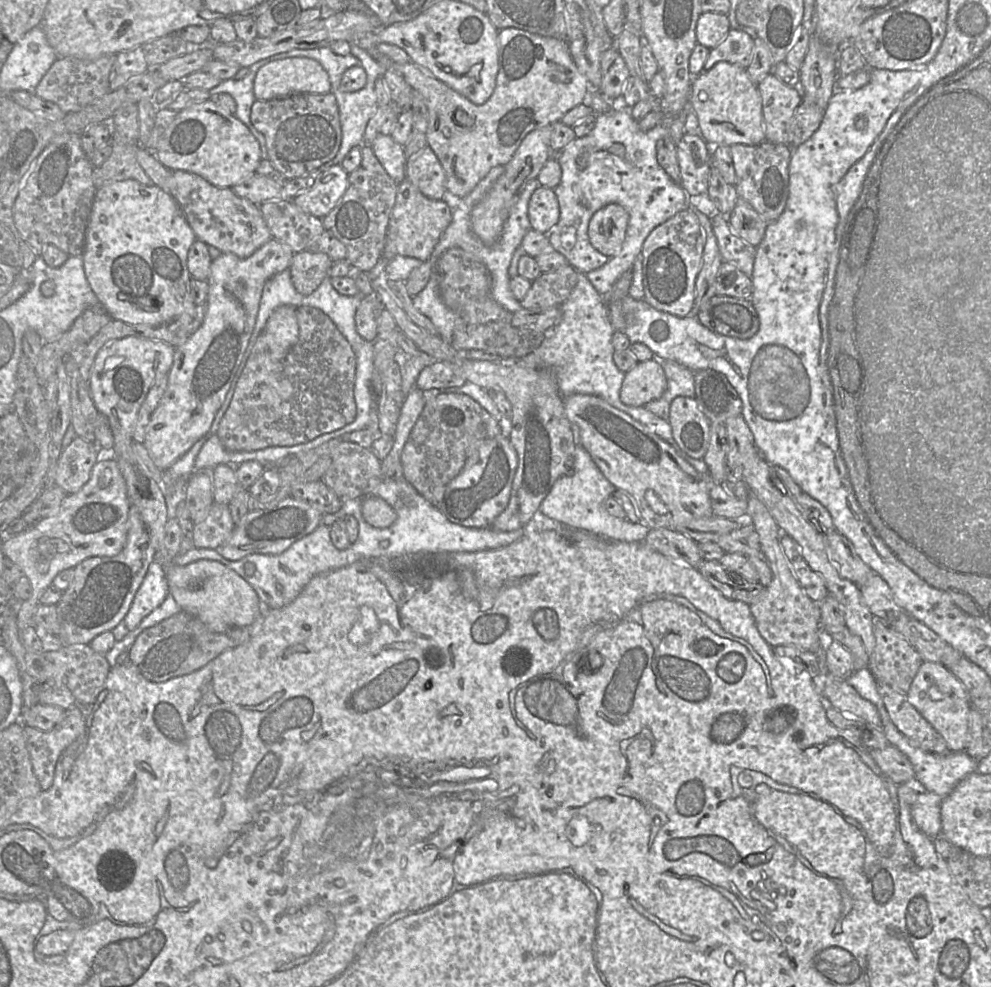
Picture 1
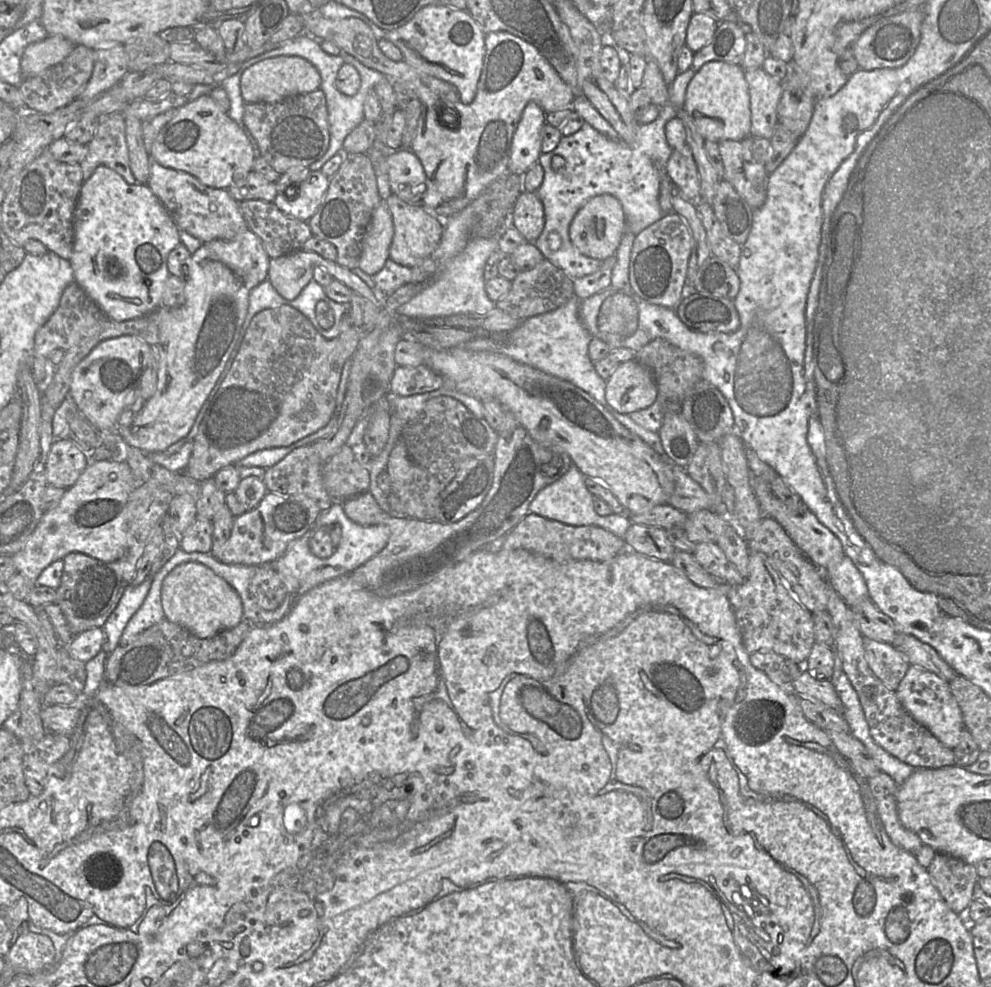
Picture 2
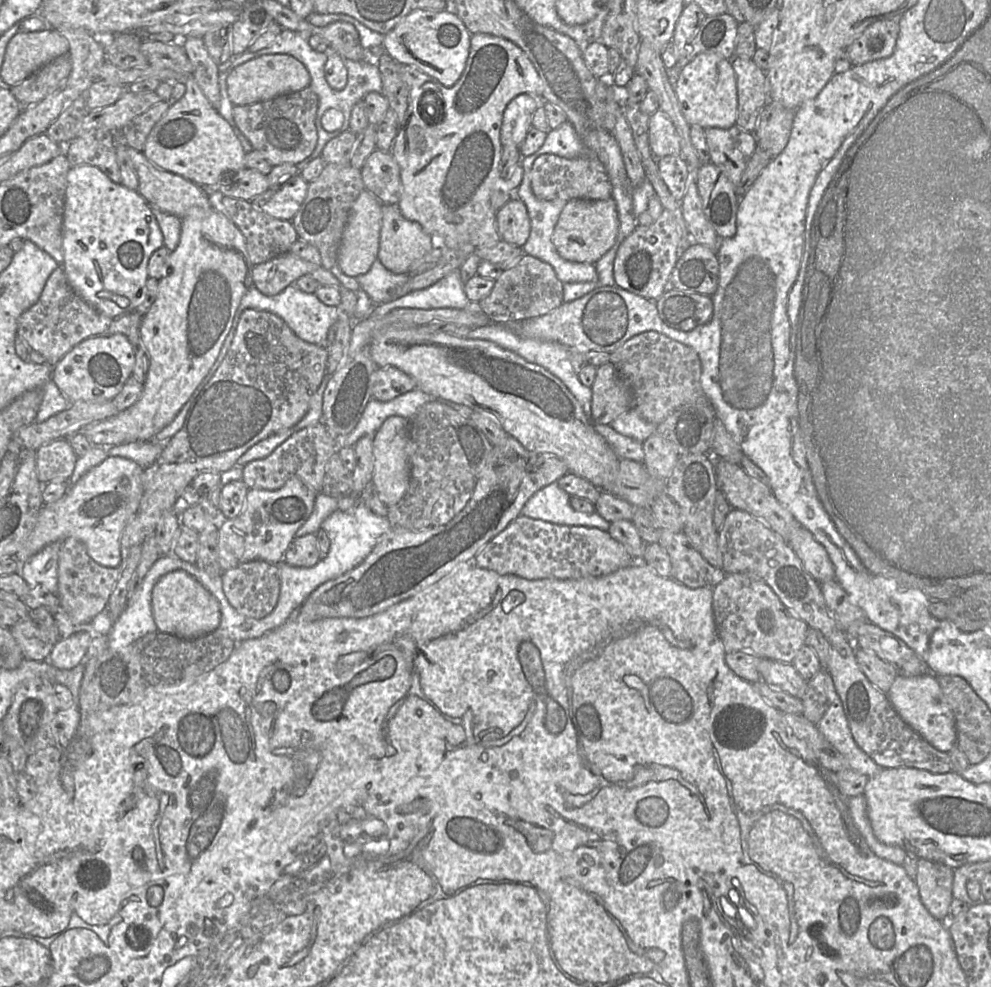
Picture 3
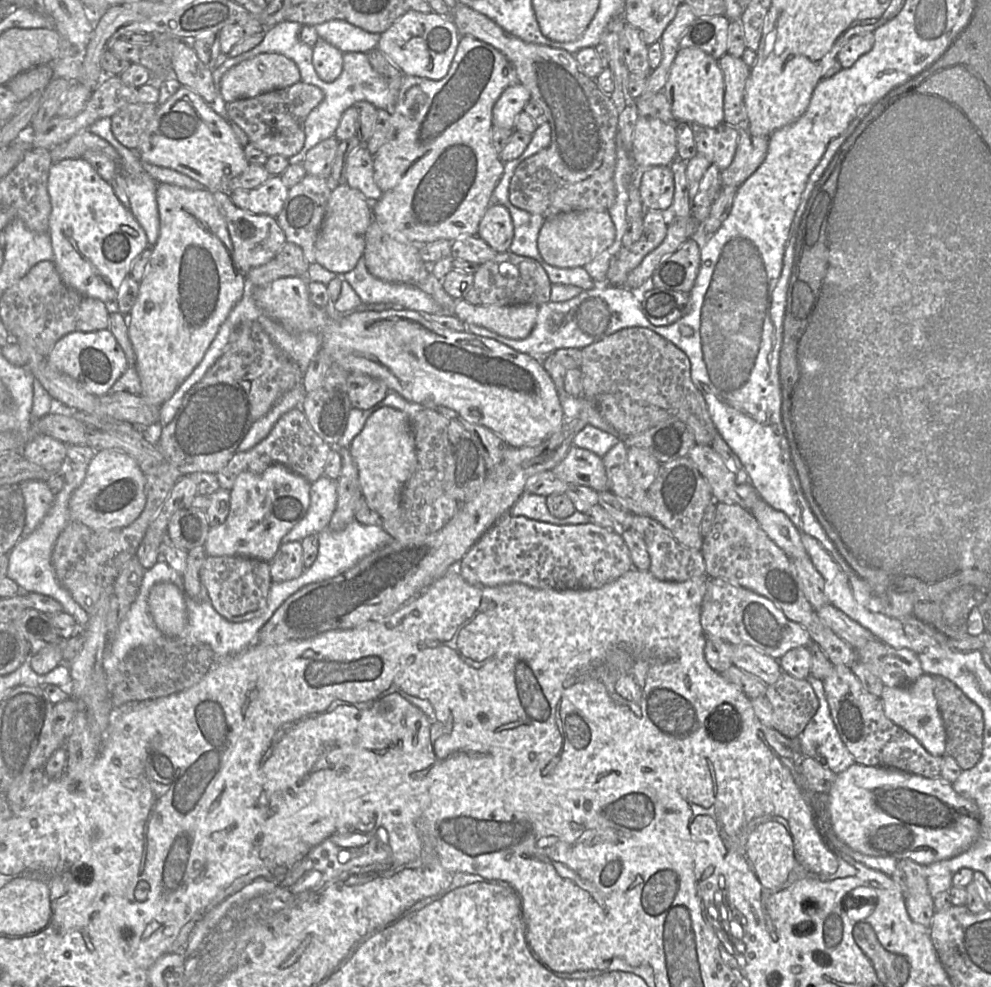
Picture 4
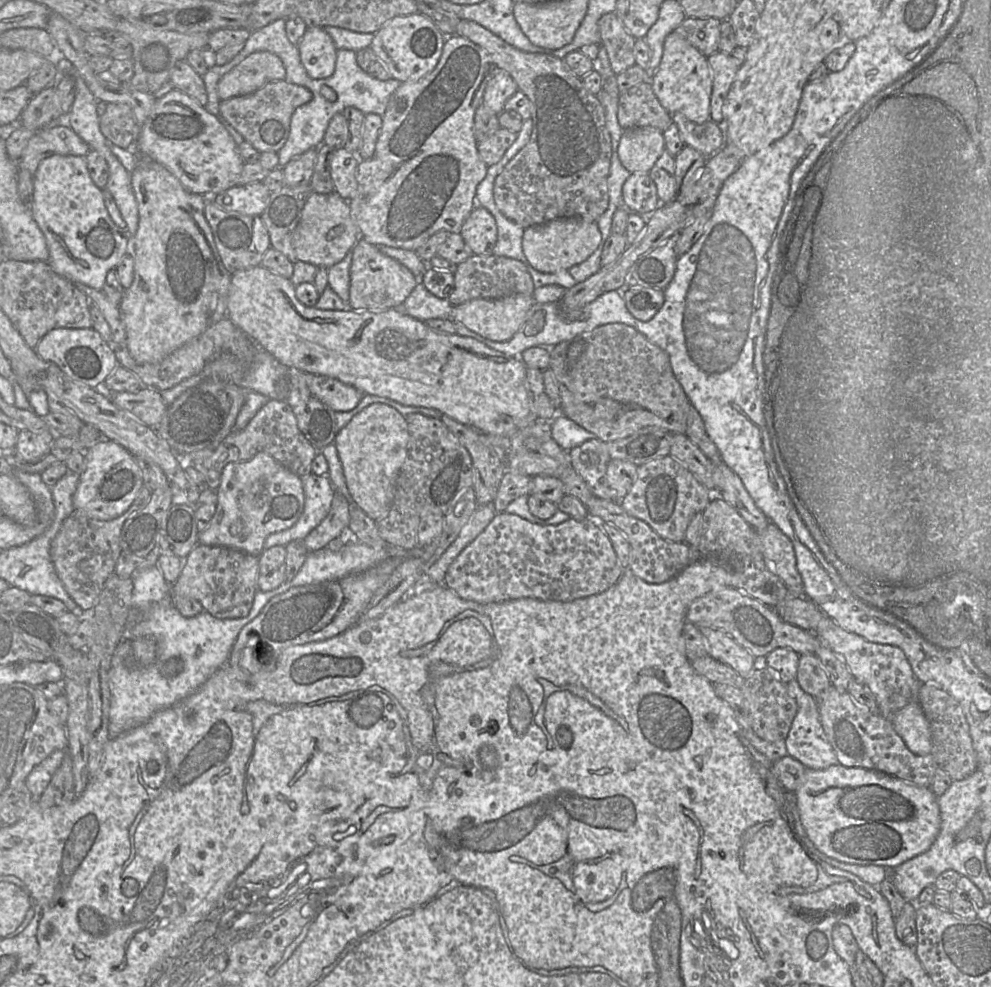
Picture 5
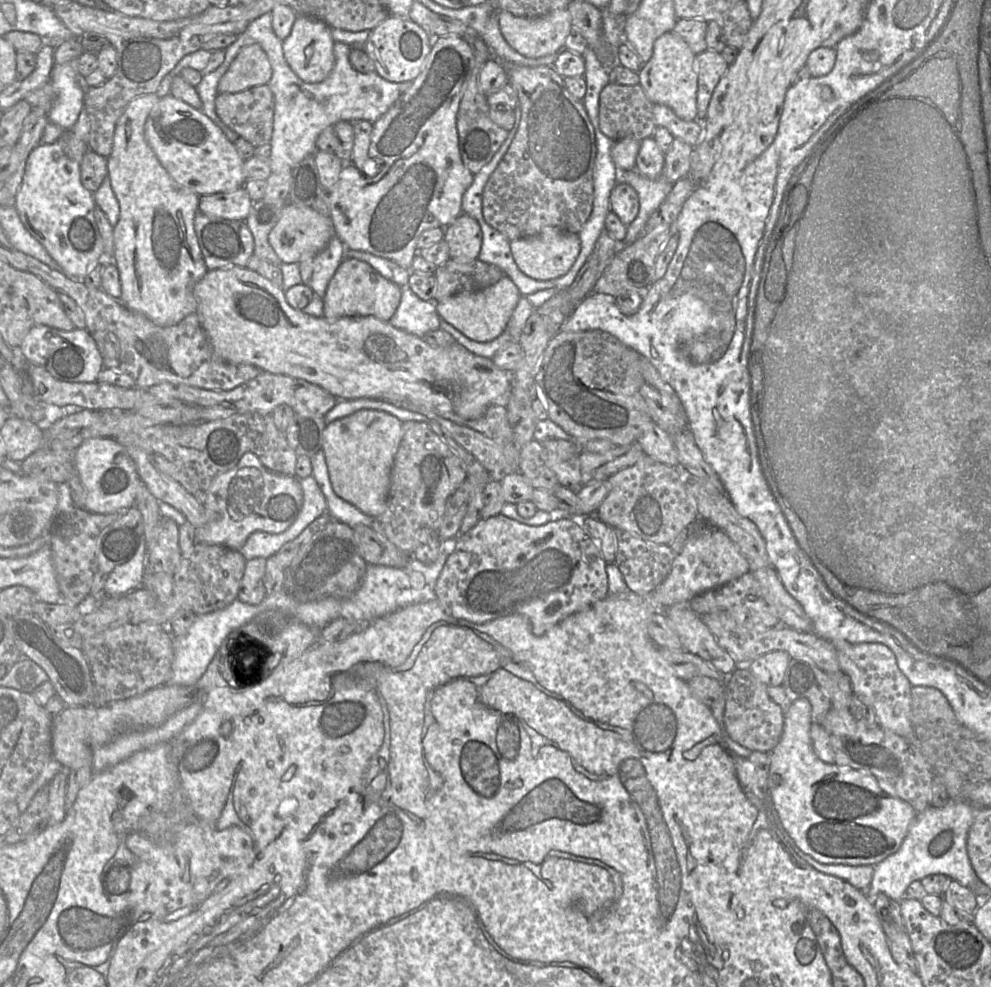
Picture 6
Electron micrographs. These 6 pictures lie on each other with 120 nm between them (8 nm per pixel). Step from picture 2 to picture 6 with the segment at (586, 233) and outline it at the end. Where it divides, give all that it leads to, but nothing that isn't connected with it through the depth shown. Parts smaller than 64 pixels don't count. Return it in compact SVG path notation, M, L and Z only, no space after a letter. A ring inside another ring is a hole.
M549 227L538 235L510 241L510 248L521 272L535 280L548 281L559 278L570 270L579 255L581 241L578 233Z

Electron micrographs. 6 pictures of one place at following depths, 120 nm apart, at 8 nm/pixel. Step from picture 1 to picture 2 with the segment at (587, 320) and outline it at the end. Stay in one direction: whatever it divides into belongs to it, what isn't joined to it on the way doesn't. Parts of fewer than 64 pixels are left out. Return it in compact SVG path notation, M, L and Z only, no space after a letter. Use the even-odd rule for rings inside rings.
M573 295L568 302L553 311L522 320L521 324L512 331L476 336L461 346L471 351L500 353L517 362L571 382L606 407L619 422L642 438L657 453L665 456L658 432L646 430L635 423L629 414L617 412L607 404L605 397L607 381L596 372L594 363L589 357L589 344L593 337L580 320L580 303L581 299Z

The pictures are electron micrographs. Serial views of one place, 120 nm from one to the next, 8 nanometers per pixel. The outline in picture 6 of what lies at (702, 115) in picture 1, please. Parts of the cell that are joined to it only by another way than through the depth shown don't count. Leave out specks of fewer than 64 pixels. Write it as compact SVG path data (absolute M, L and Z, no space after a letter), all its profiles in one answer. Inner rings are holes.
M674 31L659 37L653 47L651 59L638 71L640 82L647 97L654 104L671 108L677 116L694 121L697 118L698 74L694 63L696 54L689 45Z

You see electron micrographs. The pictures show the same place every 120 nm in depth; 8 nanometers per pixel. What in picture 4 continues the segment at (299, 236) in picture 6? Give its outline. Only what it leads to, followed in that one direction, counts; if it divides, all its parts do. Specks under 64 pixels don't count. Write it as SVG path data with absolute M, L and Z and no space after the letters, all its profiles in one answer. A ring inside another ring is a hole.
M341 183L328 200L326 213L315 242L314 262L343 275L355 268L365 249L366 232L373 220L372 203L360 191Z

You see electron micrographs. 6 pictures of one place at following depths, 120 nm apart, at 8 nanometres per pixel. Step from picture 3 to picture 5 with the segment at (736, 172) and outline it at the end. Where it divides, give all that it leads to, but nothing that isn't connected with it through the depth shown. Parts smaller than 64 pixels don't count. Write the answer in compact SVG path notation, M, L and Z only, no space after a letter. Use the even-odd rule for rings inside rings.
M680 113L671 114L671 118L677 125L684 143L699 151L706 158L720 151L725 145L725 130L711 119L697 124Z

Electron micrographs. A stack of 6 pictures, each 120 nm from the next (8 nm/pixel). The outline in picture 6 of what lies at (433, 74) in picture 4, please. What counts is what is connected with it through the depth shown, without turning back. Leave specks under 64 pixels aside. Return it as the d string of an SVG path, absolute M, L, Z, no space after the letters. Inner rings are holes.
M389 16L371 30L363 45L363 50L373 61L375 72L379 76L391 82L412 82L421 72L424 62L431 51L432 44L433 37L408 17Z

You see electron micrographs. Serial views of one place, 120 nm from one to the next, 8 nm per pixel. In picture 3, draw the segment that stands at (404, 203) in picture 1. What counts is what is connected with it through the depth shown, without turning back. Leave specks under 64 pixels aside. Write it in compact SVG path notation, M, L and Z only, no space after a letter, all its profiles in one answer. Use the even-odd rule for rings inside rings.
M397 204L382 205L382 225L377 260L386 269L395 274L409 273L415 264L437 244L438 241L426 233L419 223L406 219Z

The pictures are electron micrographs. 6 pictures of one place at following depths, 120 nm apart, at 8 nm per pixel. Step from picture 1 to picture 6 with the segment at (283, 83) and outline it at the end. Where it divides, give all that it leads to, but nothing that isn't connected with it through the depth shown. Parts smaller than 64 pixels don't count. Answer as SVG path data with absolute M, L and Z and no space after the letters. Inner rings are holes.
M258 44L240 49L229 69L217 84L218 93L237 93L255 86L267 85L272 78L269 59Z

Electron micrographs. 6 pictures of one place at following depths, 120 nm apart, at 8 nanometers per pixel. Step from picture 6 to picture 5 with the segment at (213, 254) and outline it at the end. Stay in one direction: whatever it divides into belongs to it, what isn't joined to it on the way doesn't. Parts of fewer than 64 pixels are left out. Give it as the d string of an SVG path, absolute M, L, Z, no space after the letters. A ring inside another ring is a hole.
M211 197L206 203L205 218L211 228L216 248L224 267L234 273L260 266L265 252L271 248L269 233L260 216L225 211Z

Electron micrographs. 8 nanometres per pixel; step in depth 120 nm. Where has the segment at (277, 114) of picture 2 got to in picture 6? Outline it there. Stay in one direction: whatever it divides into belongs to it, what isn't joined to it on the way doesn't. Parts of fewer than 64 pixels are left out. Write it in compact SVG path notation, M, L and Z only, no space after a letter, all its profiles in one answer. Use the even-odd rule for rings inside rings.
M268 85L255 86L237 93L218 93L215 99L215 112L218 118L253 147L270 143L274 110L274 95Z

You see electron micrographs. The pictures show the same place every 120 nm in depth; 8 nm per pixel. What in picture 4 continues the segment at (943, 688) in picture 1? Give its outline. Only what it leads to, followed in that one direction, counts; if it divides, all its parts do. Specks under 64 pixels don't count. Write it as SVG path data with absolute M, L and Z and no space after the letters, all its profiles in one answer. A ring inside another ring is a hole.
M923 673L908 686L885 687L880 699L883 703L884 713L888 719L913 735L929 753L932 755L943 756L945 755L946 747L946 730L934 695L934 687L934 677L927 673Z

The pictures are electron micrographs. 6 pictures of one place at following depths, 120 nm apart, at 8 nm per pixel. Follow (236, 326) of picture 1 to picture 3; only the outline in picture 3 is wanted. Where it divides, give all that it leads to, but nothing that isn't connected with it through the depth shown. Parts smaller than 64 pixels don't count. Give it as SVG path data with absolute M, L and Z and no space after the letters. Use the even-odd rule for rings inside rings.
M211 208L205 215L182 218L179 243L167 258L167 276L159 279L156 297L140 325L149 360L142 396L127 410L78 433L85 435L93 446L153 441L219 367L215 363L237 309L253 286L253 267L243 234L222 212Z

